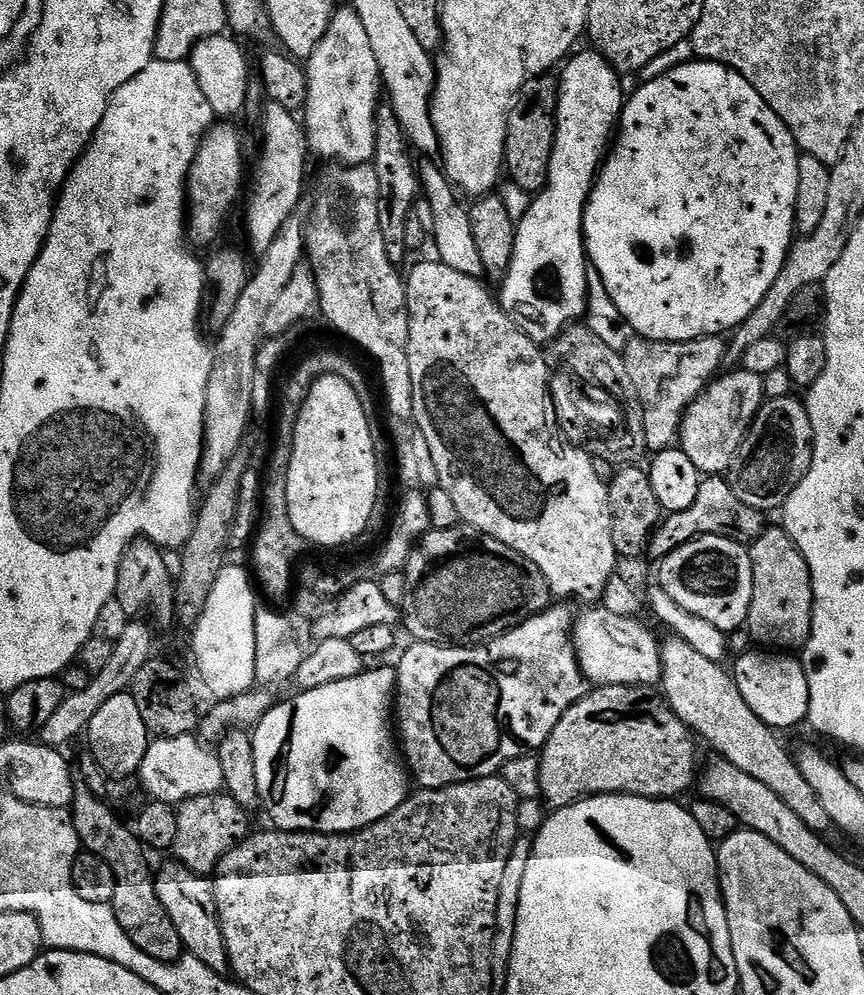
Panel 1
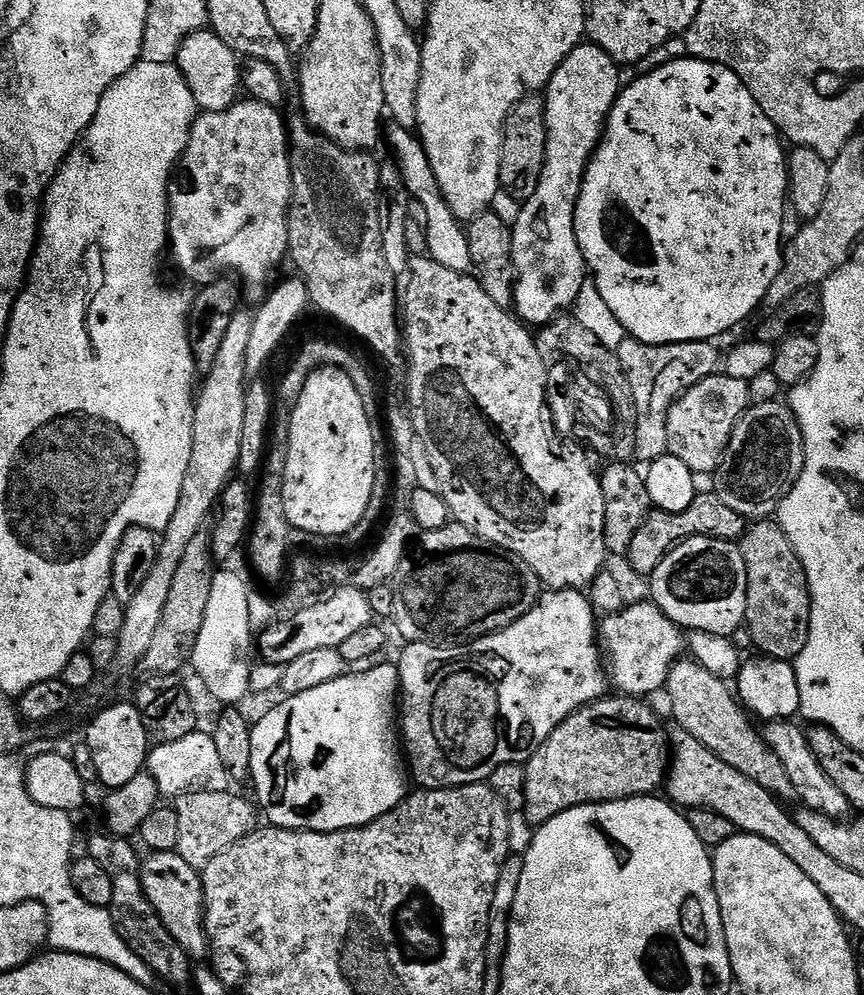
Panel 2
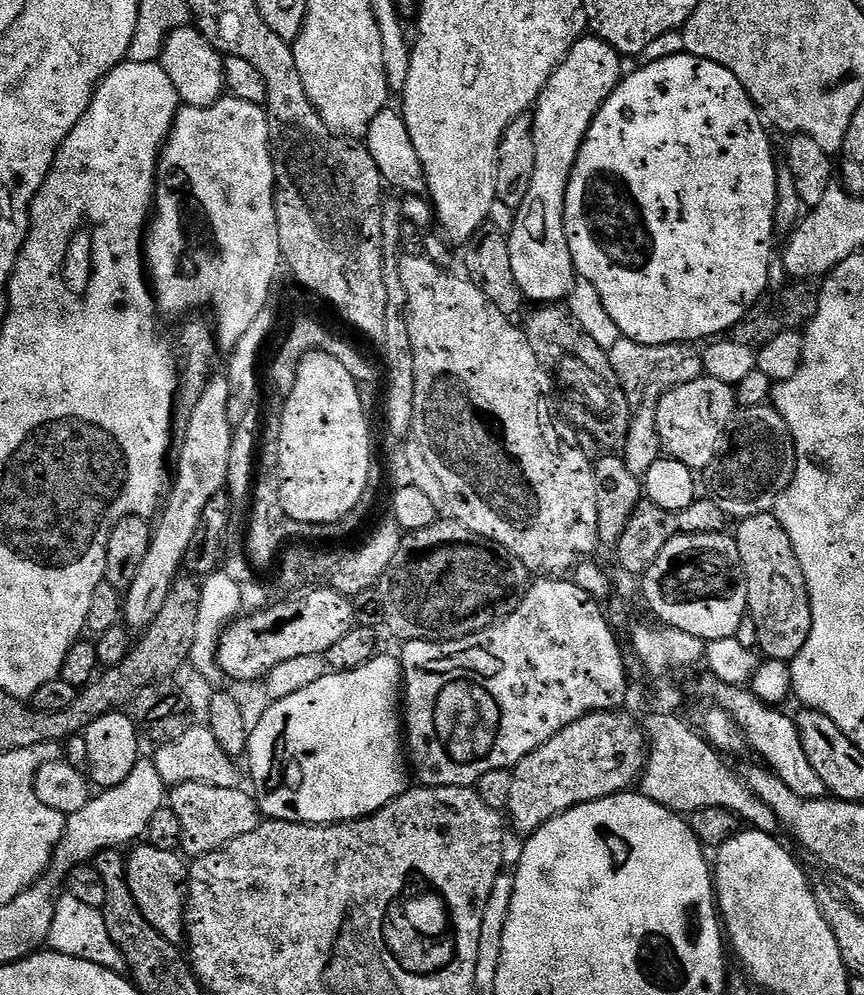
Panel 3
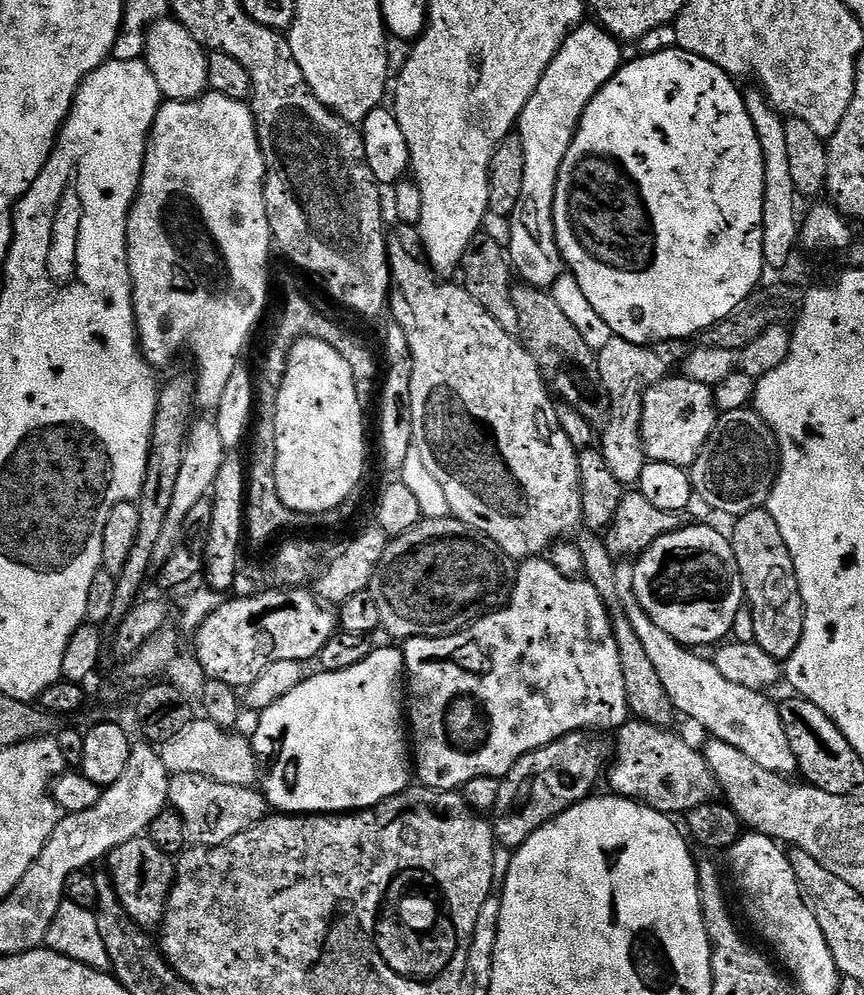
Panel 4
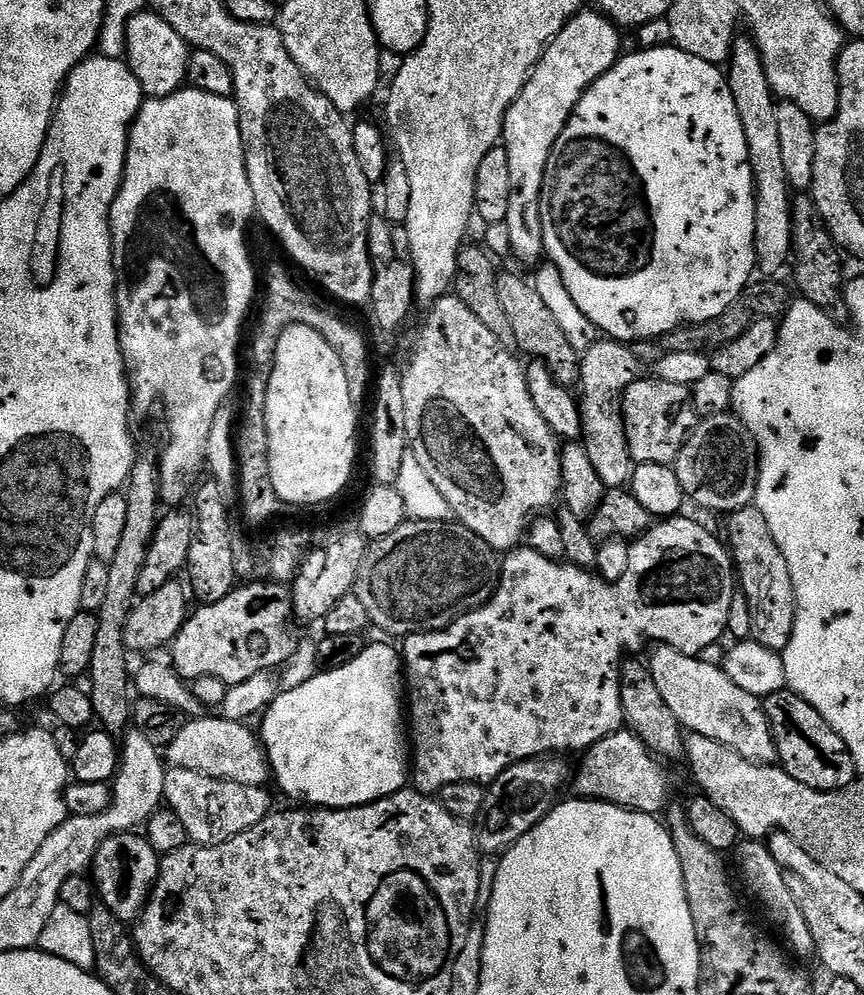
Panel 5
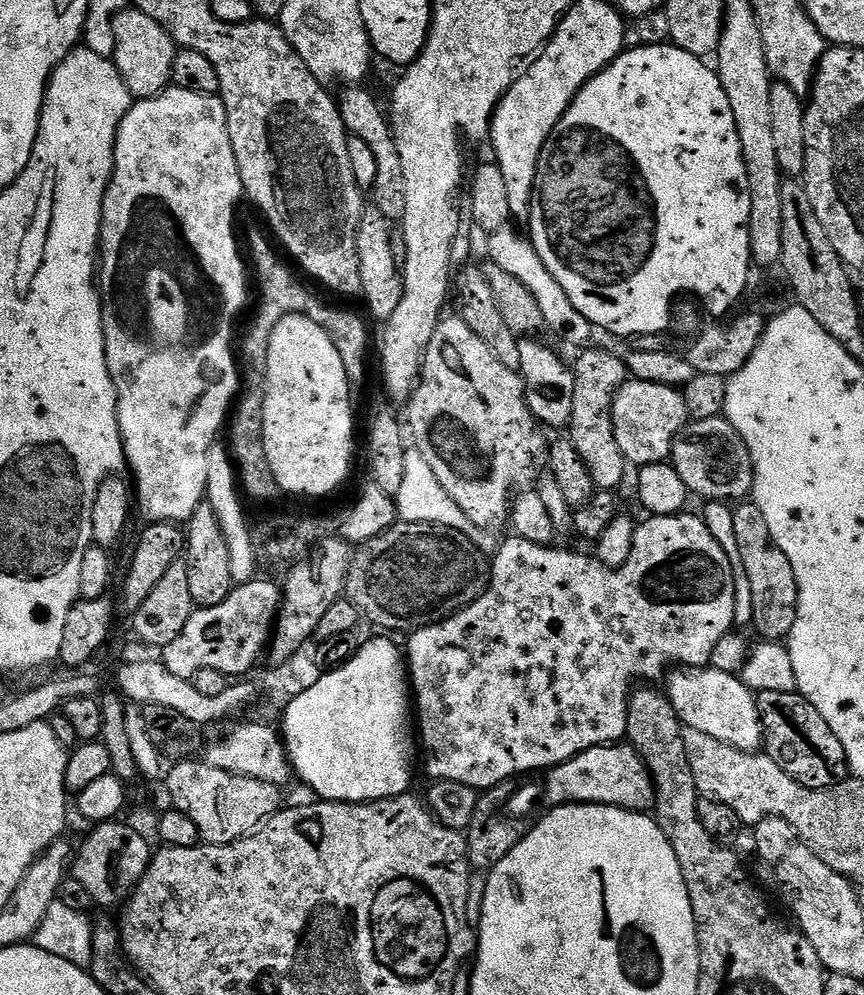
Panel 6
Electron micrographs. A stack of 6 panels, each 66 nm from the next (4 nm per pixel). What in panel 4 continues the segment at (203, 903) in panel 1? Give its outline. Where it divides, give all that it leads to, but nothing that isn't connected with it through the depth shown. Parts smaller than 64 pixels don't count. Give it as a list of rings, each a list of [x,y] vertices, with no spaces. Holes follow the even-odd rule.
[[[147,835],[130,838],[130,842],[122,842],[106,858],[107,875],[112,878],[112,885],[116,888],[118,898],[138,922],[138,926],[145,930],[159,929],[164,923],[164,913],[168,910],[168,895],[172,892],[172,883],[176,880],[176,866],[173,857],[166,855]]]

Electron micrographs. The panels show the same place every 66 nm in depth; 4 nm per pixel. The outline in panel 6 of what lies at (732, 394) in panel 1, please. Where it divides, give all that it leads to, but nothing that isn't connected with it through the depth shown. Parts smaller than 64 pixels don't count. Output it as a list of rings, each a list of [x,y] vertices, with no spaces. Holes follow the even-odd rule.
[[[629,378],[624,385],[616,391],[612,400],[612,425],[614,426],[614,438],[618,442],[618,450],[622,450],[625,461],[629,465],[643,466],[645,464],[663,464],[672,455],[672,443],[675,442],[678,433],[687,428],[690,417],[686,410],[681,391],[658,382]]]

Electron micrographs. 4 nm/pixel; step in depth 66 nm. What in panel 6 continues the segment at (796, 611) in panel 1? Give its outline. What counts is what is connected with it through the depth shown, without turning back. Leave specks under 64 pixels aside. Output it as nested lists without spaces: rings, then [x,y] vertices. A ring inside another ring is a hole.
[[[755,502],[737,503],[732,512],[735,541],[738,542],[739,557],[749,582],[746,597],[752,603],[752,624],[765,641],[783,641],[794,626],[798,610],[798,582],[794,582],[794,566],[790,566],[790,558],[778,550],[770,534],[770,526],[766,526],[766,517]]]

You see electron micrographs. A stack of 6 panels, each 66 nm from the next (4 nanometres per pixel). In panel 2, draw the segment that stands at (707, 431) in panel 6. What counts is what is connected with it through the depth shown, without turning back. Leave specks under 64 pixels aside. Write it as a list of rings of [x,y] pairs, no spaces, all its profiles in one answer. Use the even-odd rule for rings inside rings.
[[[779,399],[752,404],[736,424],[732,442],[714,476],[714,491],[726,506],[755,522],[771,517],[779,509],[803,469],[804,435],[791,408]]]

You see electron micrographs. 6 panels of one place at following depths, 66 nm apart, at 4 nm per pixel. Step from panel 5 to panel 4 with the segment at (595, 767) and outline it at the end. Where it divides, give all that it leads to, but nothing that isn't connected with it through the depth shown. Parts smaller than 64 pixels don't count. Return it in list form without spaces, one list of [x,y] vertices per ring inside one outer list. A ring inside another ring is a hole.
[[[629,718],[629,720],[627,720],[621,728],[615,729],[614,736],[616,736],[616,748],[614,744],[614,755],[611,757],[610,763],[606,769],[606,784],[608,780],[609,786],[612,787],[609,789],[611,789],[615,795],[624,796],[628,800],[637,800],[639,804],[644,804],[648,808],[653,808],[654,810],[658,810],[659,812],[663,812],[665,814],[677,814],[676,812],[680,812],[680,814],[687,814],[687,812],[694,810],[698,806],[713,803],[718,796],[718,785],[716,779],[714,778],[714,774],[710,770],[710,766],[706,762],[703,751],[701,751],[699,747],[695,748],[694,745],[687,744],[682,737],[675,736],[674,733],[668,731],[672,730],[669,730],[667,727],[659,724],[648,724],[645,720],[638,720],[635,718]]]

